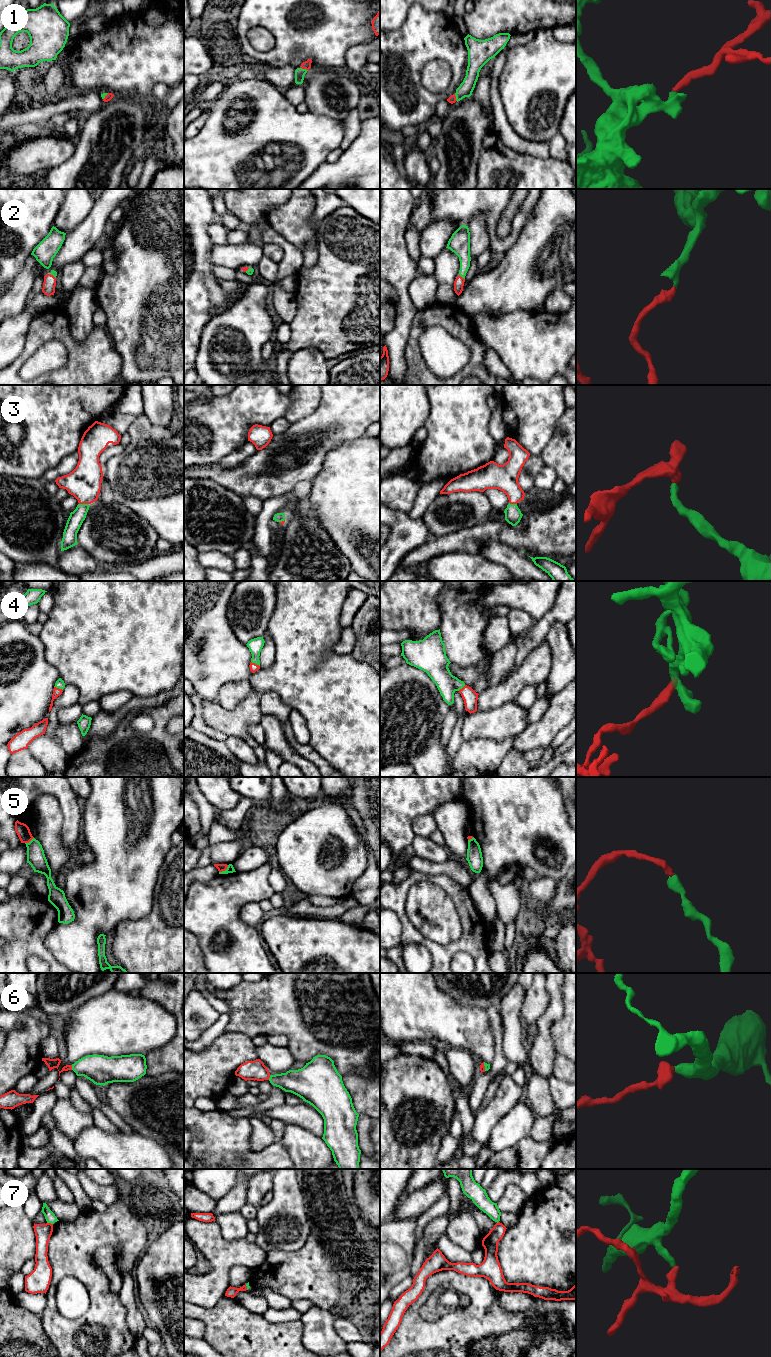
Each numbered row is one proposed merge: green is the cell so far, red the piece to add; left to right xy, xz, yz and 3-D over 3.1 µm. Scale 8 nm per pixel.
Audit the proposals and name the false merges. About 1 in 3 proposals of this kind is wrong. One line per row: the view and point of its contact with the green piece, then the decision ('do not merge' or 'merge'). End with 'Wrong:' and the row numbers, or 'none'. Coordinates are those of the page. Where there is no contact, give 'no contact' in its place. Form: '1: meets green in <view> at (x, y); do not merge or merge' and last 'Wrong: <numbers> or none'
1: meets green in xz at (304, 69); merge
2: meets green in yz at (462, 277); merge
3: meets green in xy at (84, 504); merge
4: meets green in xy at (58, 687); merge
5: meets green in xz at (225, 870); do not merge
6: meets green in xy at (72, 1067); merge
7: meets green in xy at (50, 1222); do not merge
Wrong: 5, 7

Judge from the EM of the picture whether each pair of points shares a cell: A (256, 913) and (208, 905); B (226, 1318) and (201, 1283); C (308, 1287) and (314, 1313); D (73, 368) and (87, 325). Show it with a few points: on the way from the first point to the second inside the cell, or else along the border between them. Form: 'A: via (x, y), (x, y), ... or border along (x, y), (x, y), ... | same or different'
A: border along (249, 901), (242, 906), (240, 918), (255, 927) | different
B: border along (224, 1295), (211, 1307), (200, 1307), (194, 1304) | different
C: border along (315, 1304), (332, 1311) | different
D: border along (95, 325), (82, 341), (77, 341), (69, 330) | different

